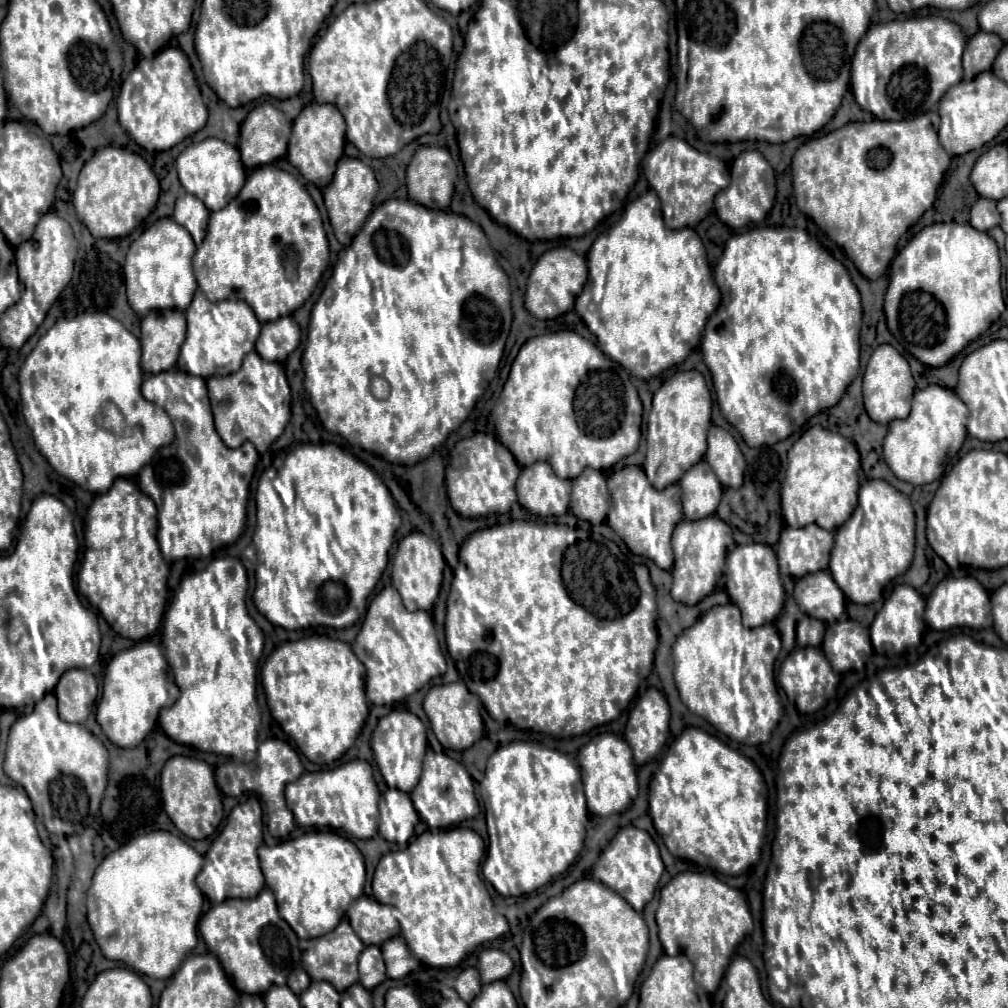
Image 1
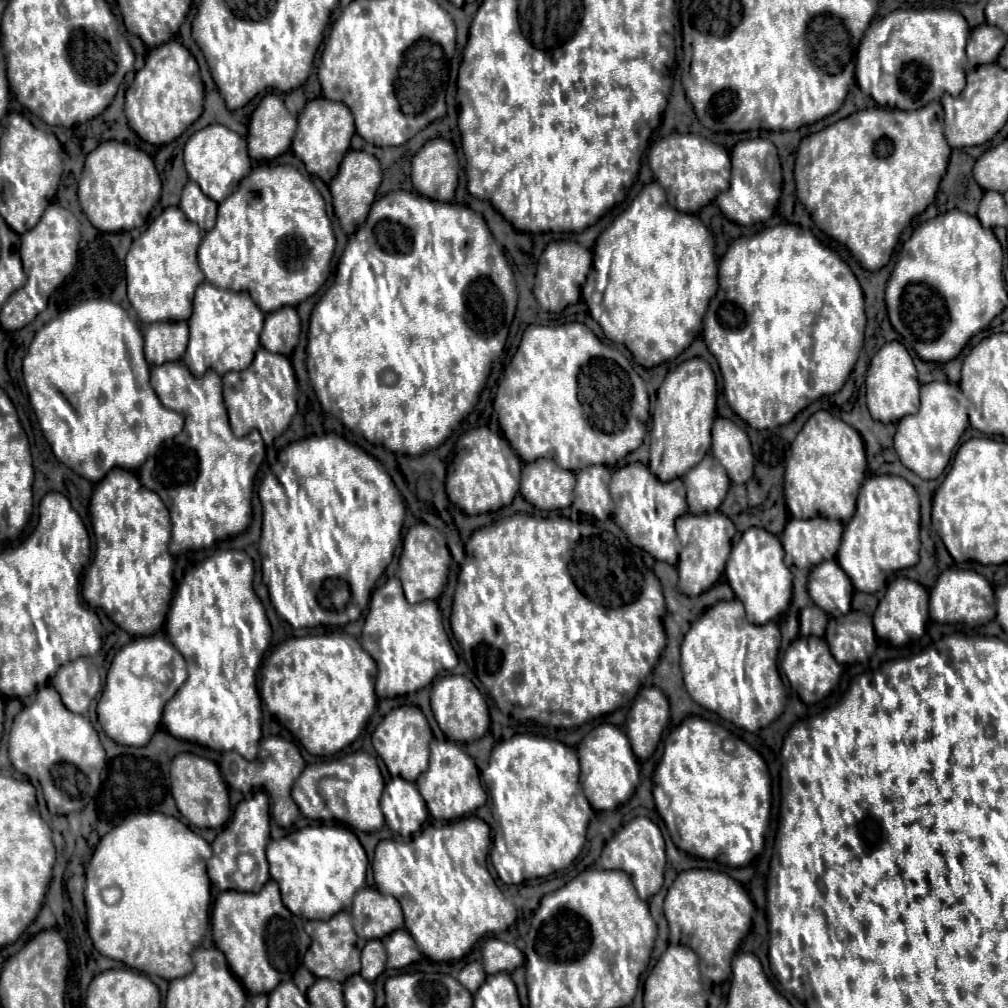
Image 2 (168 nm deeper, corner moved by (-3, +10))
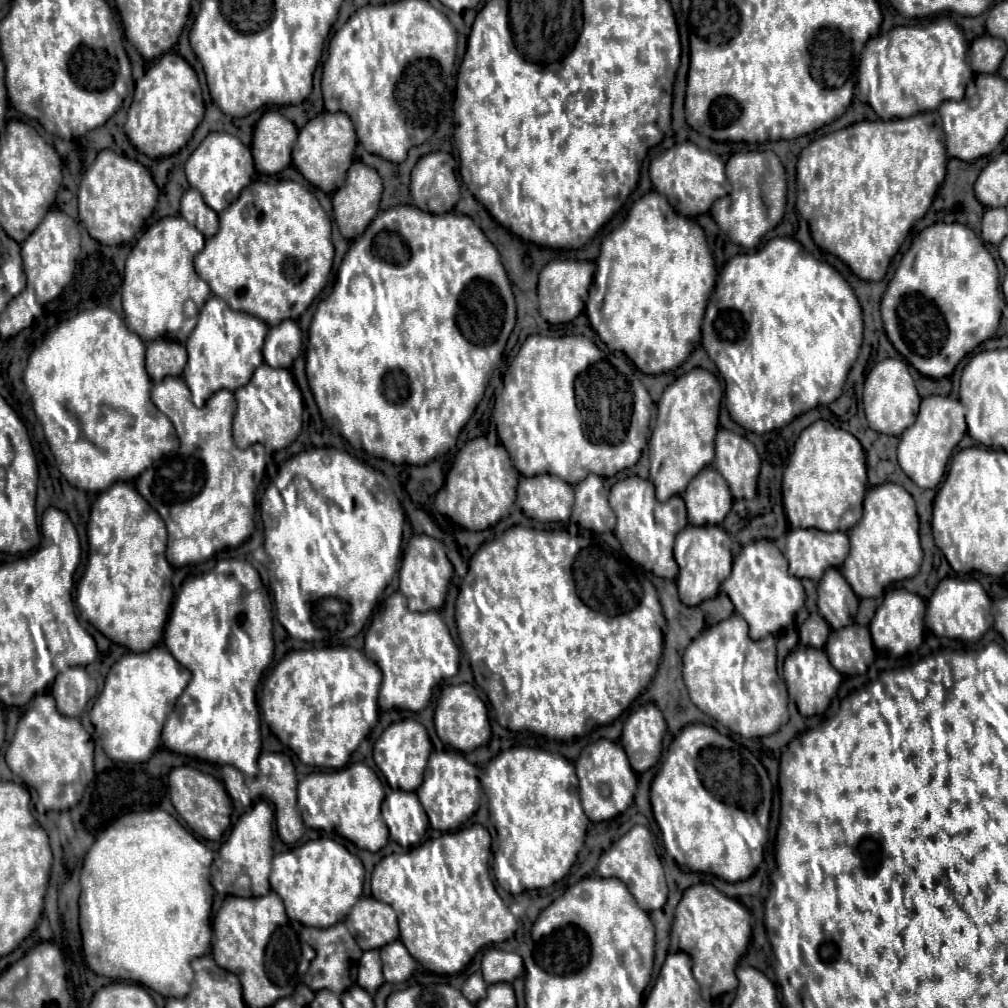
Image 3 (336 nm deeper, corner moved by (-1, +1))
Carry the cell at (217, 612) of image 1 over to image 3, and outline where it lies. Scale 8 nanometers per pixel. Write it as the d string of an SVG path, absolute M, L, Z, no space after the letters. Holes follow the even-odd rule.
M222 559L208 573L187 578L172 605L163 642L192 673L174 713L166 719L161 735L164 747L202 761L234 765L248 779L256 777L260 755L256 688L274 655L272 611L258 571L246 561ZM184 701L192 701L194 711L188 711Z

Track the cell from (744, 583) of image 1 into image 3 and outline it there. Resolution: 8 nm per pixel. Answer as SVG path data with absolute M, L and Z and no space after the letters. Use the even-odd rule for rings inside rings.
M752 541L748 543L740 555L734 559L732 575L722 583L722 591L734 603L738 615L746 619L750 625L750 637L760 641L768 635L776 635L778 631L790 627L794 623L796 613L804 607L806 593L802 581L788 573L788 565L780 549L774 541Z

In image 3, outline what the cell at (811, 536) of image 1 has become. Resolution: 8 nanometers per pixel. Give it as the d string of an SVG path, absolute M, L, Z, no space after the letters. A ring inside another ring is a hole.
M792 529L788 533L786 559L794 577L820 581L824 571L840 567L850 551L850 541L844 531L826 533L820 529Z

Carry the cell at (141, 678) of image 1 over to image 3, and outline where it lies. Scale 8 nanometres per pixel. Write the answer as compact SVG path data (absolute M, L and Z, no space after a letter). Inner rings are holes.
M152 647L146 653L126 653L122 659L118 659L112 669L108 671L106 683L102 693L98 695L92 711L90 711L90 721L96 729L96 735L102 741L102 749L104 753L112 759L112 761L122 761L122 763L146 763L152 753L160 747L160 736L164 727L164 721L168 717L168 713L174 709L176 699L182 695L182 691L186 689L188 681L190 681L190 671L182 665L178 665L178 661L174 661L174 657L170 655L170 651L166 647Z

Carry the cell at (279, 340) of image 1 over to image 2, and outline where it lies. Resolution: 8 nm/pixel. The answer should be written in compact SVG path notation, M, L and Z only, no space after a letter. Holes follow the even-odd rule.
M280 308L270 312L260 334L260 342L266 350L290 356L300 338L300 318L296 308Z

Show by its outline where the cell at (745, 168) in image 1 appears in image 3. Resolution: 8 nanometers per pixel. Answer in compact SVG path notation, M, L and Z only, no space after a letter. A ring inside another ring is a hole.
M747 151L732 154L725 165L728 181L732 181L732 199L730 195L716 201L710 209L718 227L728 235L732 243L744 248L757 247L762 235L774 229L784 217L786 207L786 173L780 159L772 151ZM734 161L734 163L732 163ZM742 199L742 201L738 201ZM730 205L730 207L728 207ZM744 219L744 221L742 221ZM742 221L742 223L738 223ZM752 241L752 243L750 243Z

